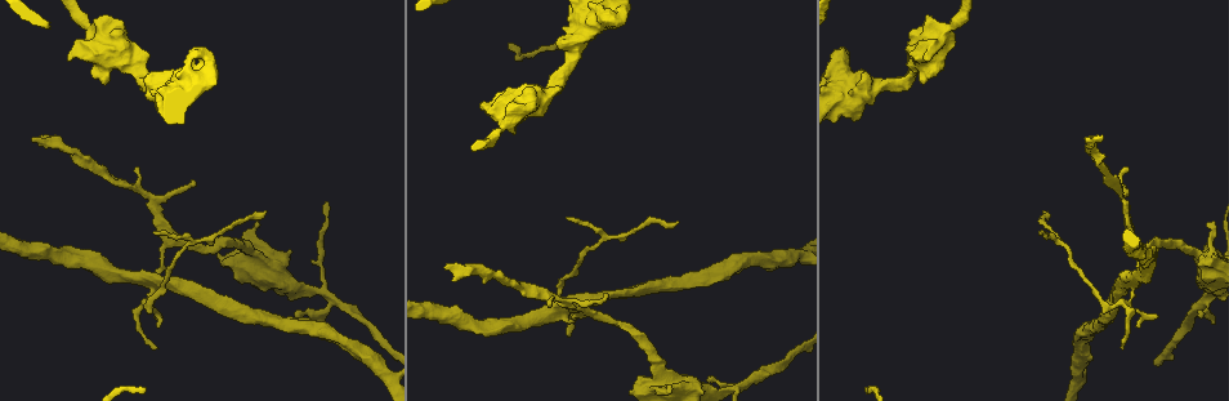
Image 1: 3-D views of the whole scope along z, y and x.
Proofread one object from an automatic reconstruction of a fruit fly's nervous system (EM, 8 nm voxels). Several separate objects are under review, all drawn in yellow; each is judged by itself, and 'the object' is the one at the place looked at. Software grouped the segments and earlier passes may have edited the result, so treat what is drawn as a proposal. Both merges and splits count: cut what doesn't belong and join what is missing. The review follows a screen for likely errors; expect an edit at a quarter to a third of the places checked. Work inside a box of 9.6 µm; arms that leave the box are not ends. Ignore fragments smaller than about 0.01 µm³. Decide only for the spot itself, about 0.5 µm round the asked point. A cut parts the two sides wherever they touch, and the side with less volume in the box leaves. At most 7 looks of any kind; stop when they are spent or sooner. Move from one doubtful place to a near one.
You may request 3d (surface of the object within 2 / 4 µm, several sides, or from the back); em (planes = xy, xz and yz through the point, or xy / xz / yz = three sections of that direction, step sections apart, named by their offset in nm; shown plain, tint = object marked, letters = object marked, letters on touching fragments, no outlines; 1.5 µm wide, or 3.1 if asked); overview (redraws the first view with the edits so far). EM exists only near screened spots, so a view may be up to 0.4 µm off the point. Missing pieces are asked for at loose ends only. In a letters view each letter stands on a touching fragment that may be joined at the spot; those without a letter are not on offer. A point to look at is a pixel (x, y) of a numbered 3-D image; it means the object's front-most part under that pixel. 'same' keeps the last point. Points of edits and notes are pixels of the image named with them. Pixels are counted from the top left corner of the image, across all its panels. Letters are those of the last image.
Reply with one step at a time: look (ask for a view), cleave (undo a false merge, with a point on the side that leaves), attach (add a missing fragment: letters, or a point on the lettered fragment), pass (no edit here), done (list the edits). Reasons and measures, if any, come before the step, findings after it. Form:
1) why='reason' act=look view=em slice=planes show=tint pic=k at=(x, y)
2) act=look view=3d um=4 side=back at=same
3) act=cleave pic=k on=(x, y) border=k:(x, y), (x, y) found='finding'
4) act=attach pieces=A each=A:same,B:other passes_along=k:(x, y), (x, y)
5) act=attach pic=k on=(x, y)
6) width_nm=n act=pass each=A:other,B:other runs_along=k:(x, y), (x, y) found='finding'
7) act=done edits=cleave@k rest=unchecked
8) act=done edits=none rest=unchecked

why='sudden change in width' act=look view=em slice=xz step=8 show=tint pic=1 at=(92, 30)

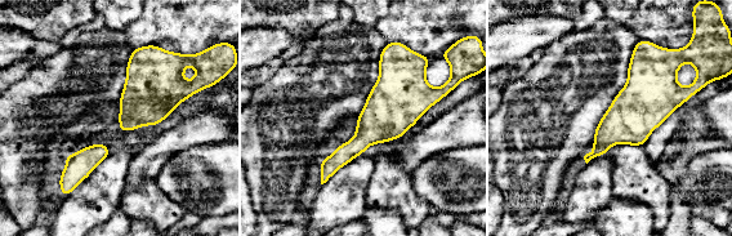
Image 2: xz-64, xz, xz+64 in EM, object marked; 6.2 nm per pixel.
act=look view=em slice=planes show=letters at=same

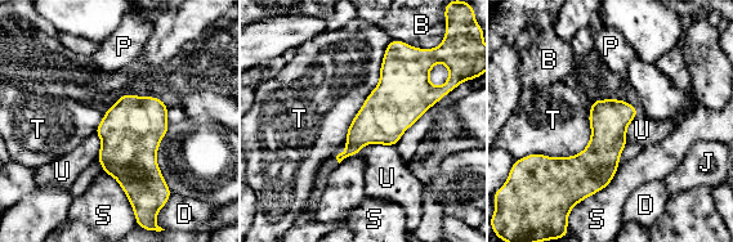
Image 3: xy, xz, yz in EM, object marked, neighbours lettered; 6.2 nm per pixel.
act=pass each=B:other,D:other,J:other,P:other,S:other,T:other,U:other border=3:(392, 40), (380, 81), (335, 156) found='one cell here'

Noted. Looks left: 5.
why='thin end' act=look view=em slice=planes show=letters pic=1 at=(1088, 138)

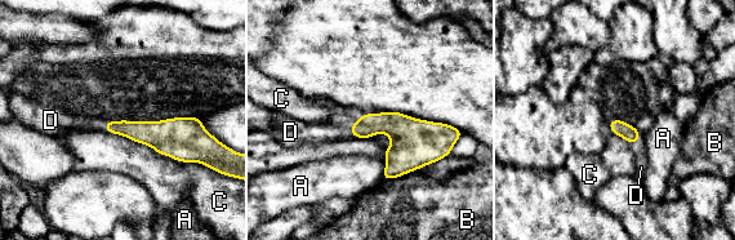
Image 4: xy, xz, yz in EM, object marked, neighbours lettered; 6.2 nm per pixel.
width_nm=100 act=attach pieces=D each=A:other,B:other,C:other,D:same passes_along=4:(392, 123), (352, 125), (337, 128) found='the cell continues'

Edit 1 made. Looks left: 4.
why='redraw' act=look view=overview

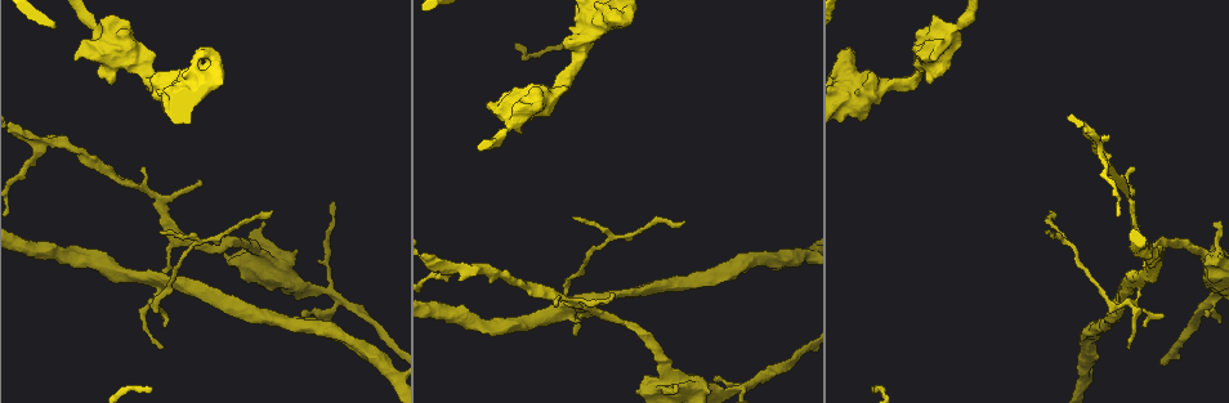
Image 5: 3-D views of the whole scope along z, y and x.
why='thin end' act=look view=em slice=planes show=letters pic=5 at=(713, 380)

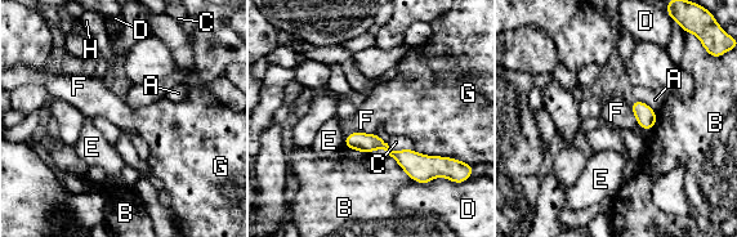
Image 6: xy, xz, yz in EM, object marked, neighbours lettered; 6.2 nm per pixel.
act=pass each=A:other,B:other,C:other,D:other,E:other,F:other,G:other,H:other runs_along=6:(347, 141), (376, 142), (420, 160) found='no lettered fragment goes on from it'

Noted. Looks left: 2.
act=done edits=attach@4 rest=unchecked

